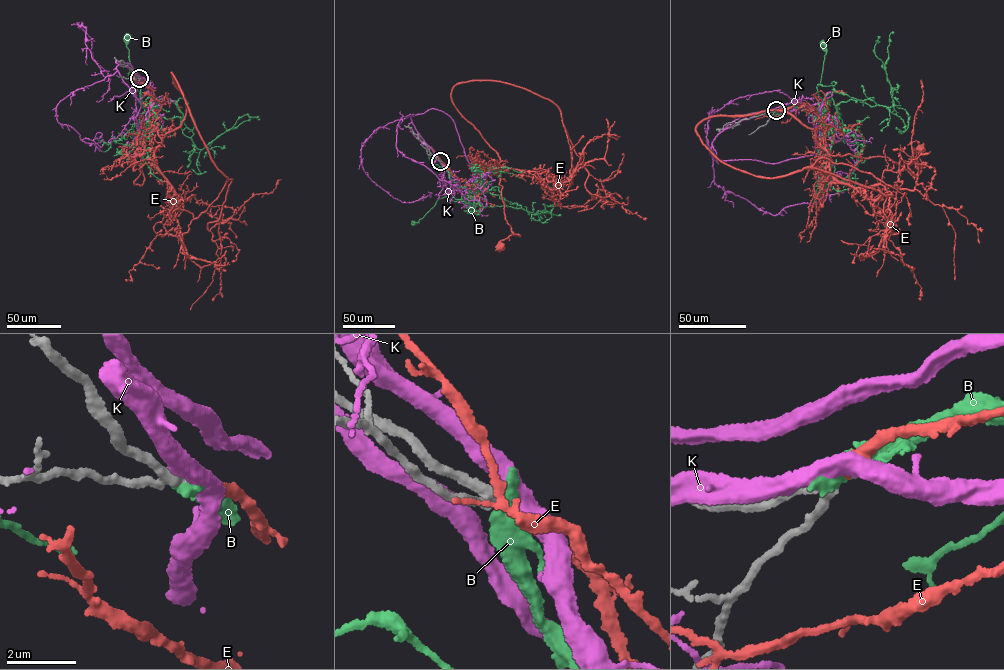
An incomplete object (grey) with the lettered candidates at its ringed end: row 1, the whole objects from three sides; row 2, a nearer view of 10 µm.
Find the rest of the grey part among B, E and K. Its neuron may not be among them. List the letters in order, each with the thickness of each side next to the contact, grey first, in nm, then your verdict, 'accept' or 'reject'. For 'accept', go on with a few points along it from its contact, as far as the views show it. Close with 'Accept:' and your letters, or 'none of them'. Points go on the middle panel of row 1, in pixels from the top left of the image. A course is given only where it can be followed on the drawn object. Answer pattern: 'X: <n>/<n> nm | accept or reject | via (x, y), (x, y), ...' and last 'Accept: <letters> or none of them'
B: 280/500 nm | reject
E: 260/400 nm | accept | via (440, 161), (469, 185), (487, 174), (499, 173), (505, 219), (513, 234), (520, 235), (503, 239), (502, 246)
K: 240/500 nm | reject
Accept: E

